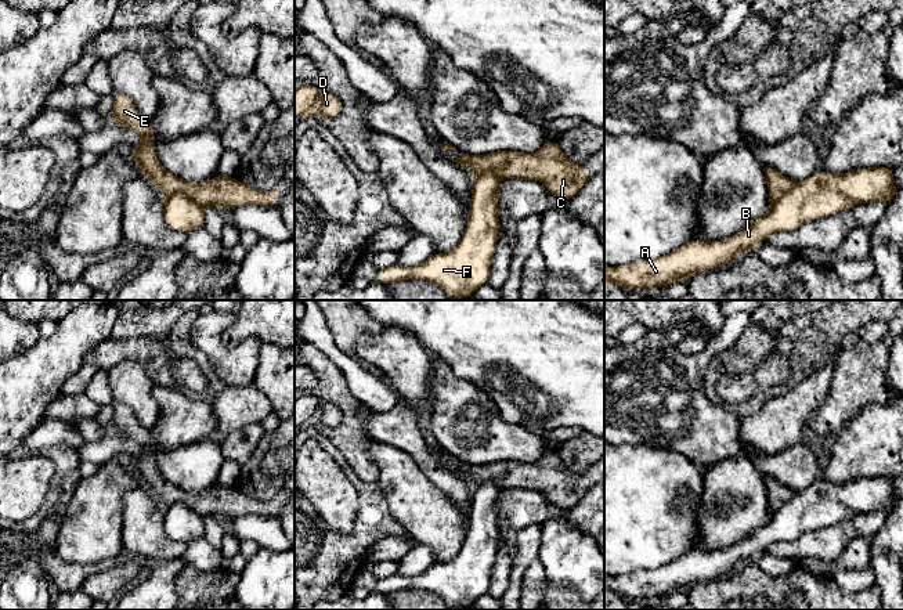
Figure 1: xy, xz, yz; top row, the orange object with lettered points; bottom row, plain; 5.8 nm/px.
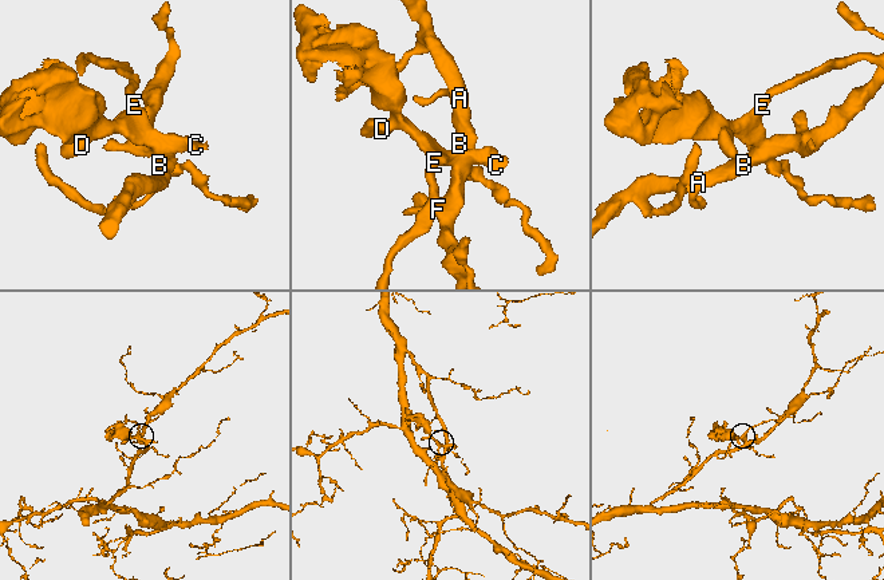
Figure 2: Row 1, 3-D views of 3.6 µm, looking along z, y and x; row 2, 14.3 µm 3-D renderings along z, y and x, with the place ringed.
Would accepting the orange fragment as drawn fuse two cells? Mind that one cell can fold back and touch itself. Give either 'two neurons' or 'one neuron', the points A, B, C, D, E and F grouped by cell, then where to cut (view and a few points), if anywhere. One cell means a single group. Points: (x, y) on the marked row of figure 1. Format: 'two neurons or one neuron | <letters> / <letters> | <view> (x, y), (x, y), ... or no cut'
two neurons | A B F / C D E | xy (168, 195), (185, 194), (203, 206)

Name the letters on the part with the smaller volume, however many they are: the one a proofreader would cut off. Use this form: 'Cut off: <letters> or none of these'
Cut off: C, D, E

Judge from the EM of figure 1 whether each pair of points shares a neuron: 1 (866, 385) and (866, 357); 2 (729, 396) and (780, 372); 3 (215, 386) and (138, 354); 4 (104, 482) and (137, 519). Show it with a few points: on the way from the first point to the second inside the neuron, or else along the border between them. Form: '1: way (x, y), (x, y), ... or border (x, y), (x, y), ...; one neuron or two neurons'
1: way (866, 378), (866, 364); one neuron
2: way (741, 386), (768, 374); one neuron
3: way (203, 364), (187, 350), (161, 350); one neuron
4: border (143, 486), (130, 488), (123, 497), (122, 535); two neurons

